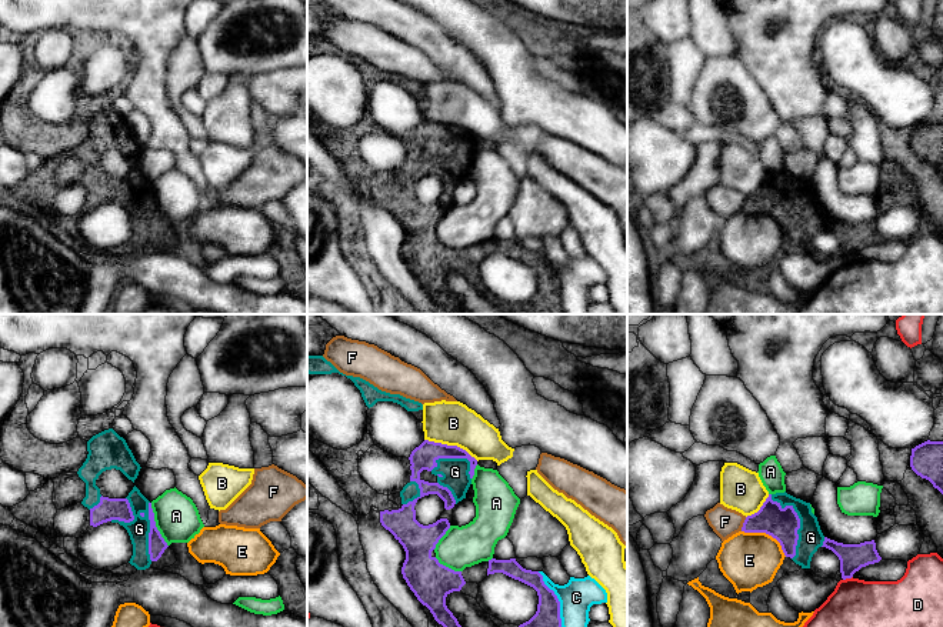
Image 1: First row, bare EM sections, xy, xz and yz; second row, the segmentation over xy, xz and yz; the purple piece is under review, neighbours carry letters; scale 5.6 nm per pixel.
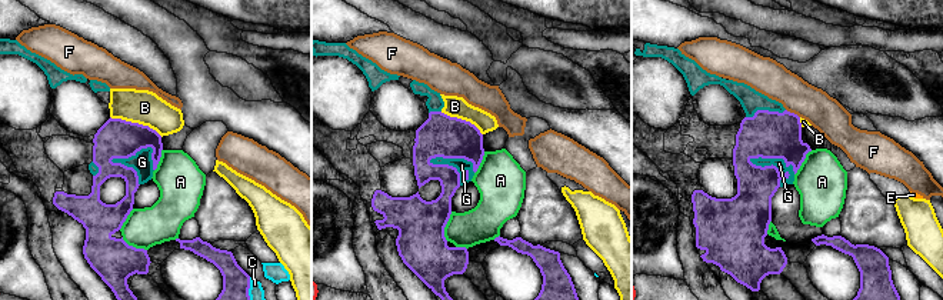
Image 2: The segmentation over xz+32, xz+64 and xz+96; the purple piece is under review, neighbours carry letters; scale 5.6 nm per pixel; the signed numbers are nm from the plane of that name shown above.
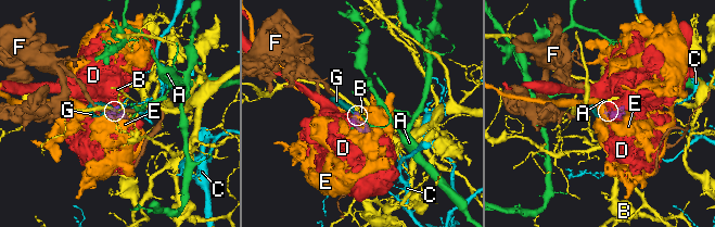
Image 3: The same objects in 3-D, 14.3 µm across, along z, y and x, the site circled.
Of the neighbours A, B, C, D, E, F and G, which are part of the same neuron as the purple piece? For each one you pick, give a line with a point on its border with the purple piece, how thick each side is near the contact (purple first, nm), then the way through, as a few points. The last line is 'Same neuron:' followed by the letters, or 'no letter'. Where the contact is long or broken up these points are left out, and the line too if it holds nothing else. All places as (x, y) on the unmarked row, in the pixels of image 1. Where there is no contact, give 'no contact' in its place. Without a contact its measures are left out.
G: yz (799, 202) | 180/140 nm
Same neuron: G

